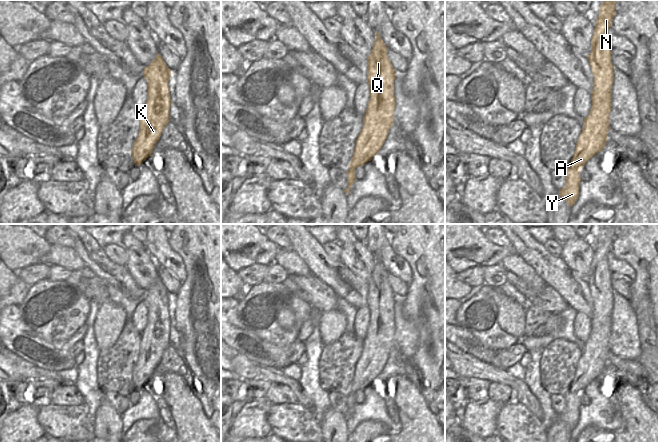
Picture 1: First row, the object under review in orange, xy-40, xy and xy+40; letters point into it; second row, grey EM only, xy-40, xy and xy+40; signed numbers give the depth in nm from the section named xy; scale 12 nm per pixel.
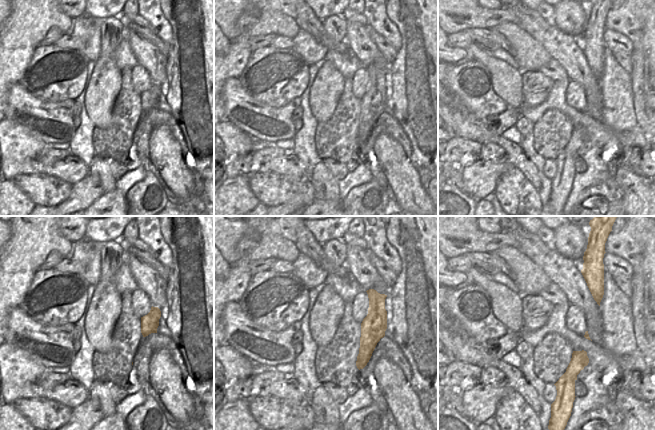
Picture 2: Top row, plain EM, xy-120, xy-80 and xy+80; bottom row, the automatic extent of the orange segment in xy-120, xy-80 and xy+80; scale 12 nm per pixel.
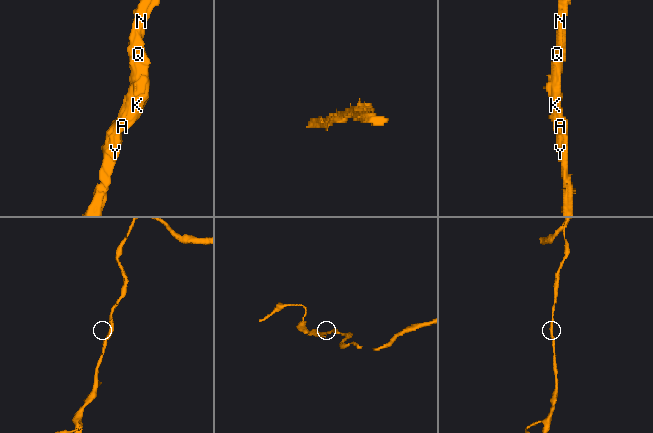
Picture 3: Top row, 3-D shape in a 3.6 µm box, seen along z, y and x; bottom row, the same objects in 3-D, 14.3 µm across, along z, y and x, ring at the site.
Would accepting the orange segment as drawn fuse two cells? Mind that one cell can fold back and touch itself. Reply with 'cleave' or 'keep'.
keep

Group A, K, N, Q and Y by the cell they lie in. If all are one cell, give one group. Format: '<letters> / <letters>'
A K N Q Y

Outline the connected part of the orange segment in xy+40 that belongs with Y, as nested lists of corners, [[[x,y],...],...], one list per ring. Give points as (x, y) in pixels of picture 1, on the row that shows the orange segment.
[[[603,0],[595,22],[591,40],[592,51],[588,55],[594,76],[591,110],[588,117],[584,118],[583,129],[576,143],[570,168],[564,172],[566,185],[559,190],[559,195],[566,200],[570,207],[578,200],[581,168],[595,154],[603,150],[607,142],[607,132],[610,129],[614,65],[612,64],[607,30],[612,27],[612,20],[616,13],[616,2],[617,0]]]

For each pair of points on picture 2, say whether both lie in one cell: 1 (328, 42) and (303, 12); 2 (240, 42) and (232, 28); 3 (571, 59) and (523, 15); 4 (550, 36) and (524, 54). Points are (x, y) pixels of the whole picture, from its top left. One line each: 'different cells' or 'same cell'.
1: same cell
2: different cells
3: same cell
4: different cells

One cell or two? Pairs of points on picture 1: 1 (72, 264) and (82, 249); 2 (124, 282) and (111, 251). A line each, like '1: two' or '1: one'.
1: two
2: two

